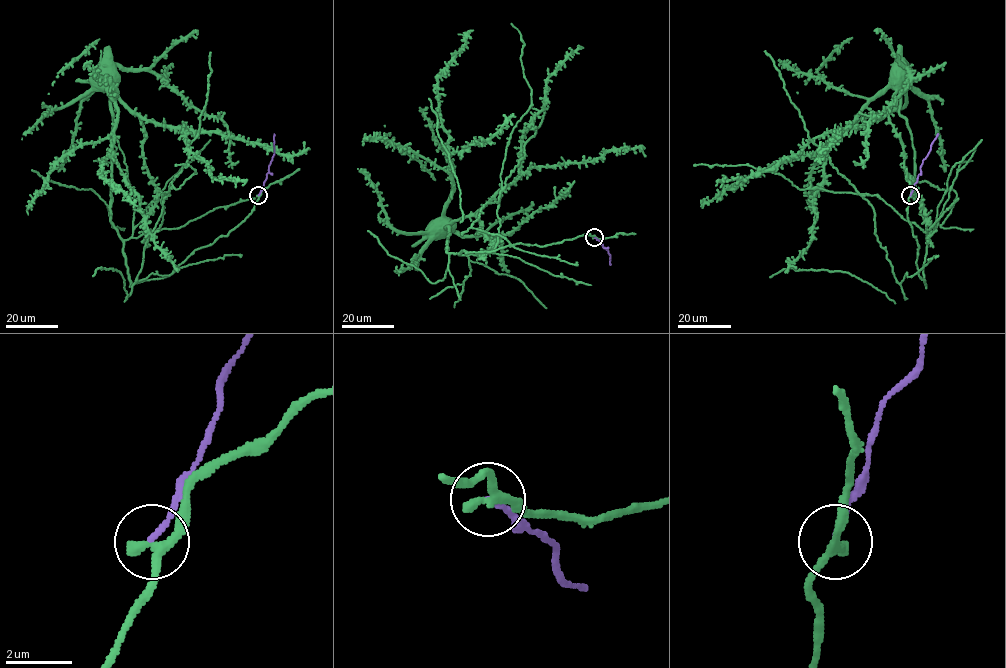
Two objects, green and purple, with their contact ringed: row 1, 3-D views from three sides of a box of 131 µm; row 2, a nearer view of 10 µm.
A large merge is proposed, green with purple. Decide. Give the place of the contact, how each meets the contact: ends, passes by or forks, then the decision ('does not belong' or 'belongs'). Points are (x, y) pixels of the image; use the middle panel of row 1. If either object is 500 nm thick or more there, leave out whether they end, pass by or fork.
(594, 237) | green passes by | purple ends | does not belong

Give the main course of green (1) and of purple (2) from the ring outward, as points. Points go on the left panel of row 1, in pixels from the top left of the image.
1: (258, 195), (247, 217), (170, 274), (132, 283), (110, 220), (113, 115), (103, 80)
2: (258, 195), (274, 154), (274, 133)

